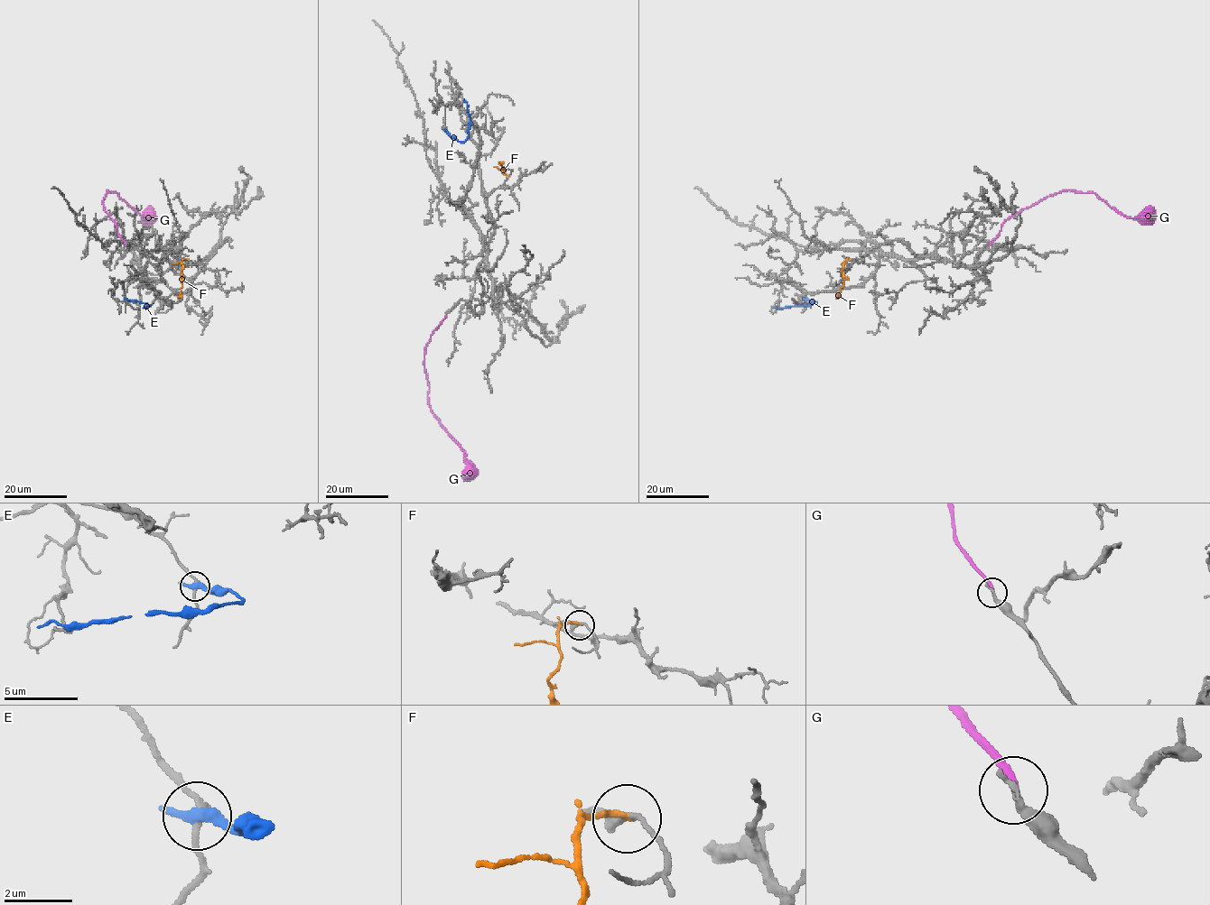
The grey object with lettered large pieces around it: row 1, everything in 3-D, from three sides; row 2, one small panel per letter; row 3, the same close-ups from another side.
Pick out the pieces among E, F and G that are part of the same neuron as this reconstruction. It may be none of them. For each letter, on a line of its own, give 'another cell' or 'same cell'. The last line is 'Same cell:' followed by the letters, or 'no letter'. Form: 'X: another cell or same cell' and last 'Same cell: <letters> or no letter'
E: another cell
F: another cell
G: same cell
Same cell: G

